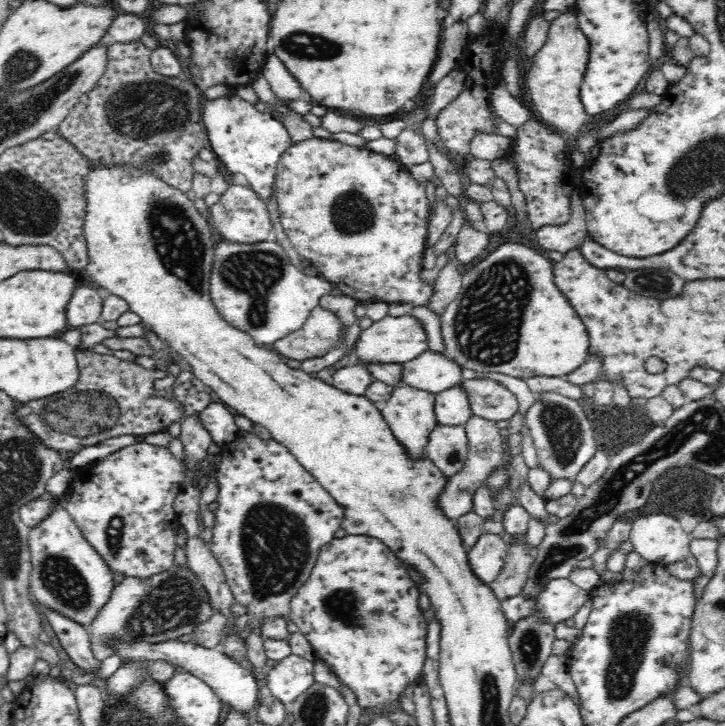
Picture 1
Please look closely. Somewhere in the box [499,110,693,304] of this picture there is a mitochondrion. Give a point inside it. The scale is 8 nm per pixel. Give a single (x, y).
(658, 284)

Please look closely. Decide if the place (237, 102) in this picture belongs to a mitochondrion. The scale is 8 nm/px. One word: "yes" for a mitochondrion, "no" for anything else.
no

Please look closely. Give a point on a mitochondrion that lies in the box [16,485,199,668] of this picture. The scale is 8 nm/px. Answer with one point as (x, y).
(58, 575)

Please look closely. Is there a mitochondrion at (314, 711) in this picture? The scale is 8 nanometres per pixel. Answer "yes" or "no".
yes

